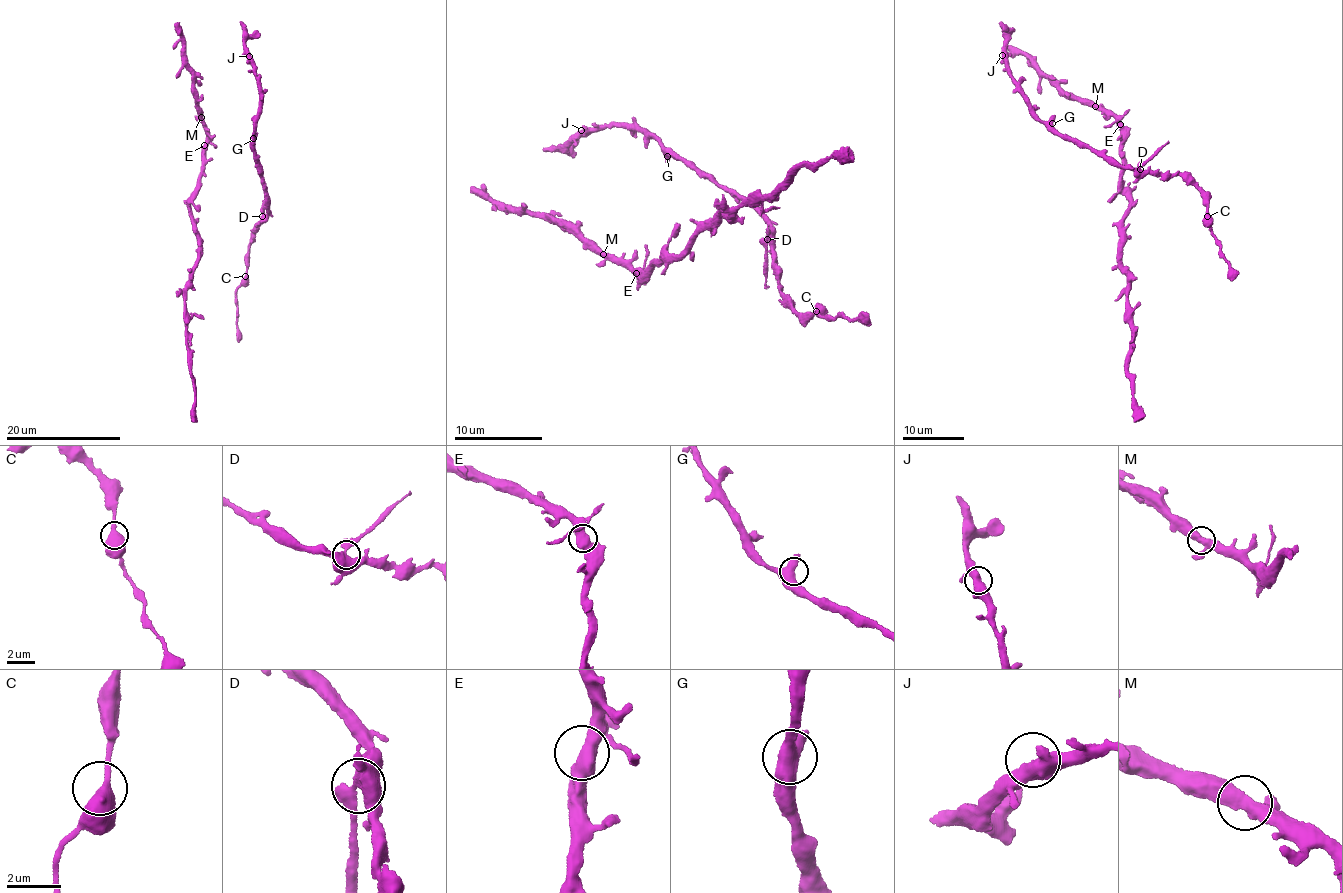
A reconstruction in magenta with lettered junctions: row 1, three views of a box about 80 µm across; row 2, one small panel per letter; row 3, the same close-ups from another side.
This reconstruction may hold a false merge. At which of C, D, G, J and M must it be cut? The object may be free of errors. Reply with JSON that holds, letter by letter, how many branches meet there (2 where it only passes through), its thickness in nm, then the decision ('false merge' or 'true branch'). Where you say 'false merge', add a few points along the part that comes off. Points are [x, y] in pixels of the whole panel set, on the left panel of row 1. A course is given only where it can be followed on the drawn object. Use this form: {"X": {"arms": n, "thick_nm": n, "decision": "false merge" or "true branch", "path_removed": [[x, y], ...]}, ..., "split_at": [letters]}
{"C": {"arms": 2, "thick_nm": 480, "decision": "true branch"}, "D": {"arms": 3, "thick_nm": 440, "decision": "true branch"}, "G": {"arms": 3, "thick_nm": 440, "decision": "true branch"}, "J": {"arms": 3, "thick_nm": 440, "decision": "true branch"}, "M": {"arms": 3, "thick_nm": 400, "decision": "true branch"}, "split_at": []}

